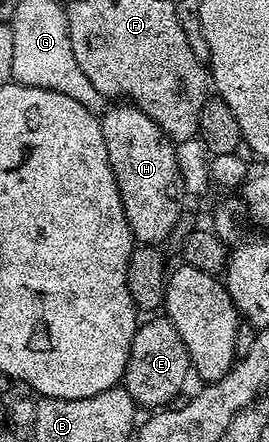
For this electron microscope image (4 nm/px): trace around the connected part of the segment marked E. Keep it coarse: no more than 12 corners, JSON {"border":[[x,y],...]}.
{"border":[[172,321],[134,335],[124,388],[139,408],[165,408],[191,378]]}

